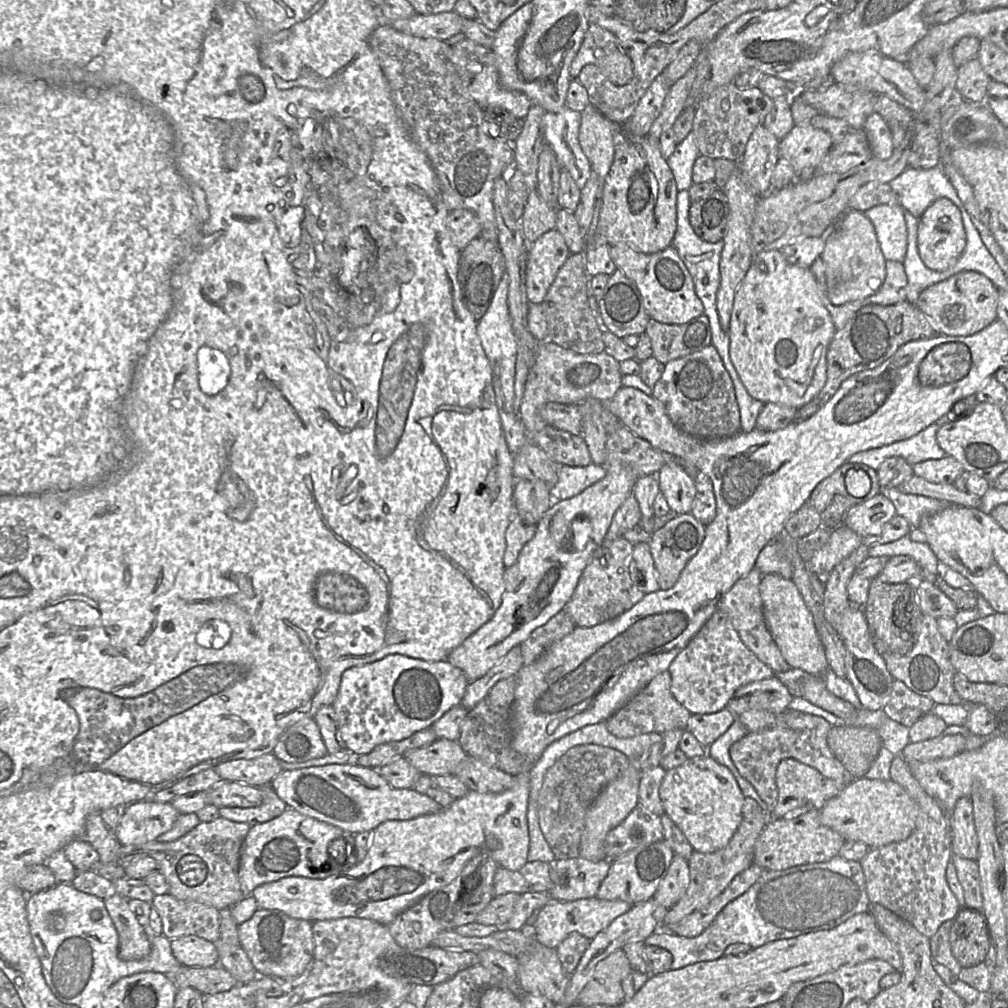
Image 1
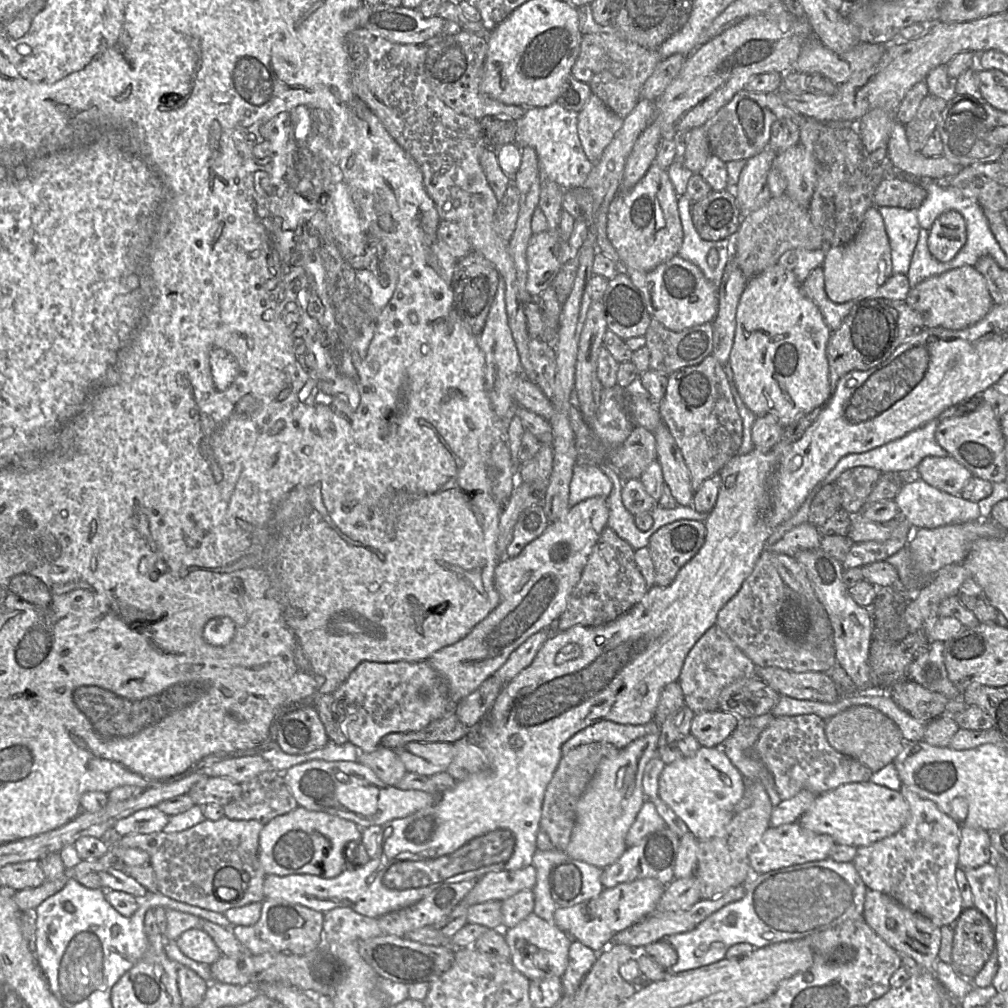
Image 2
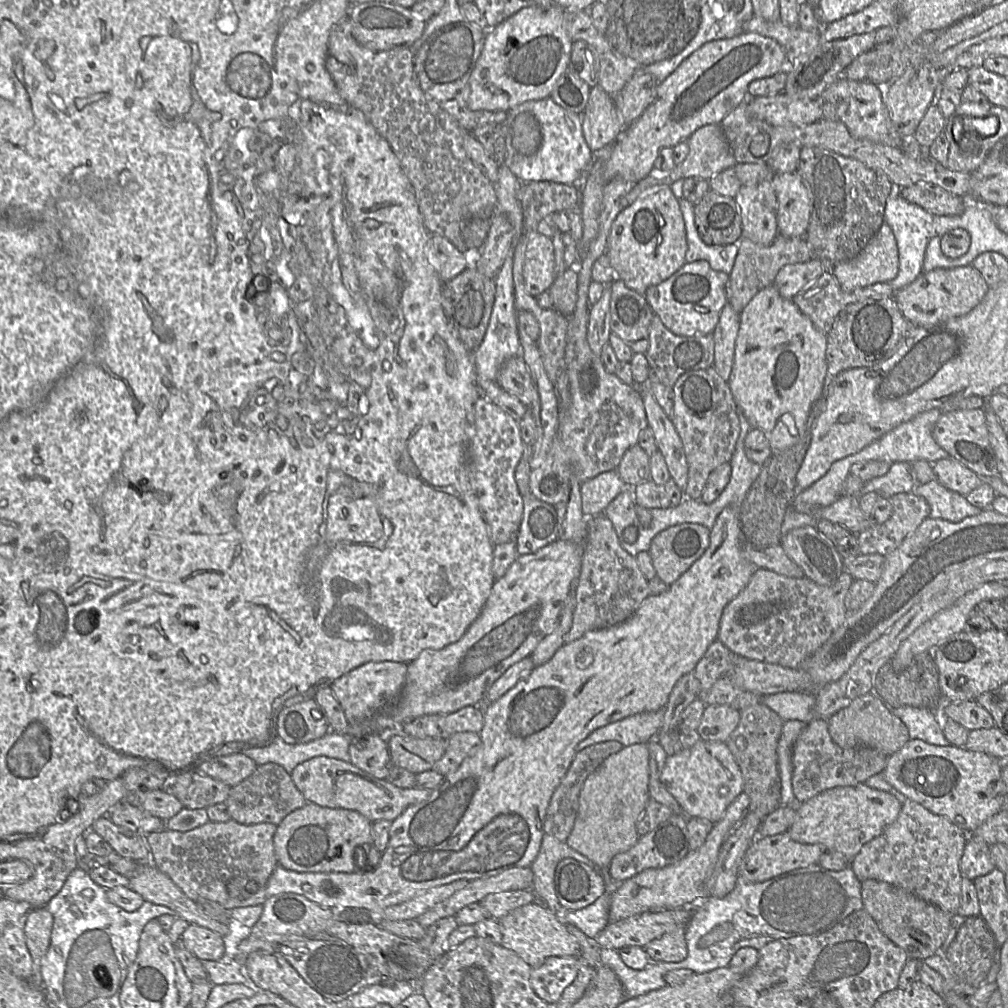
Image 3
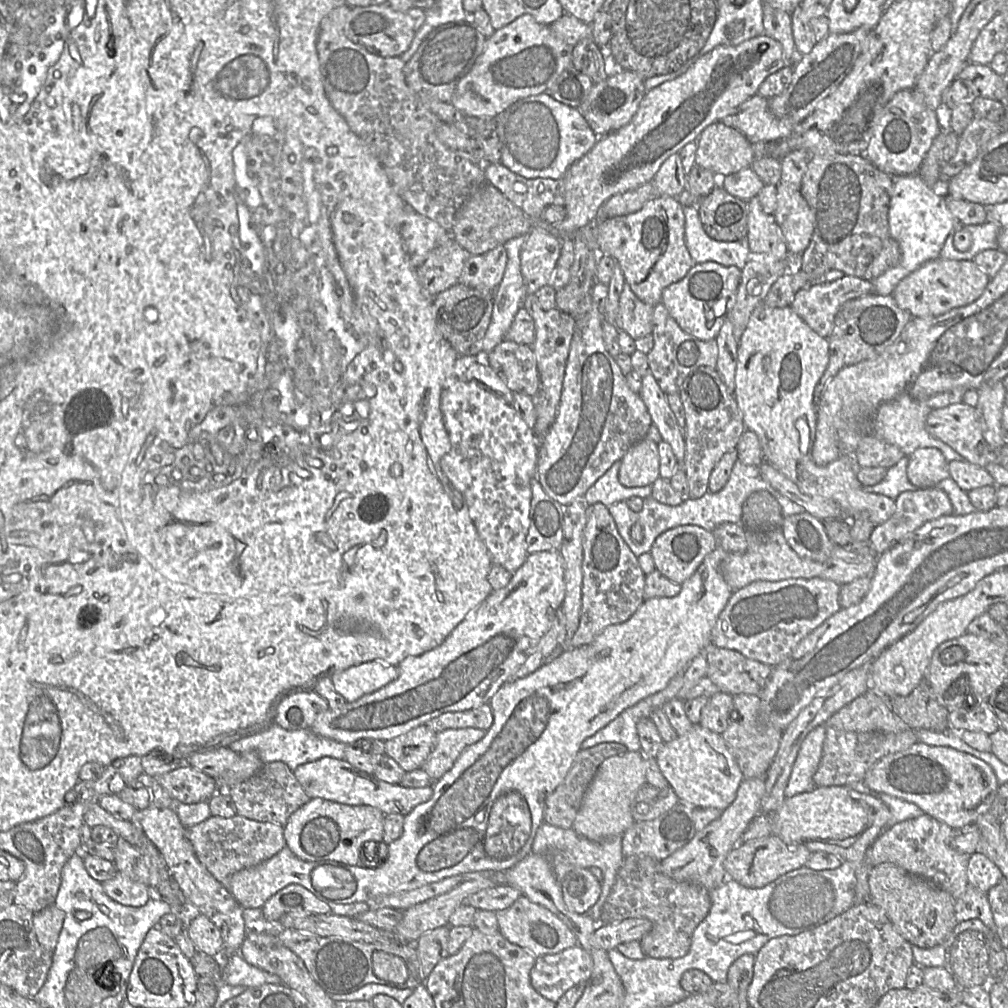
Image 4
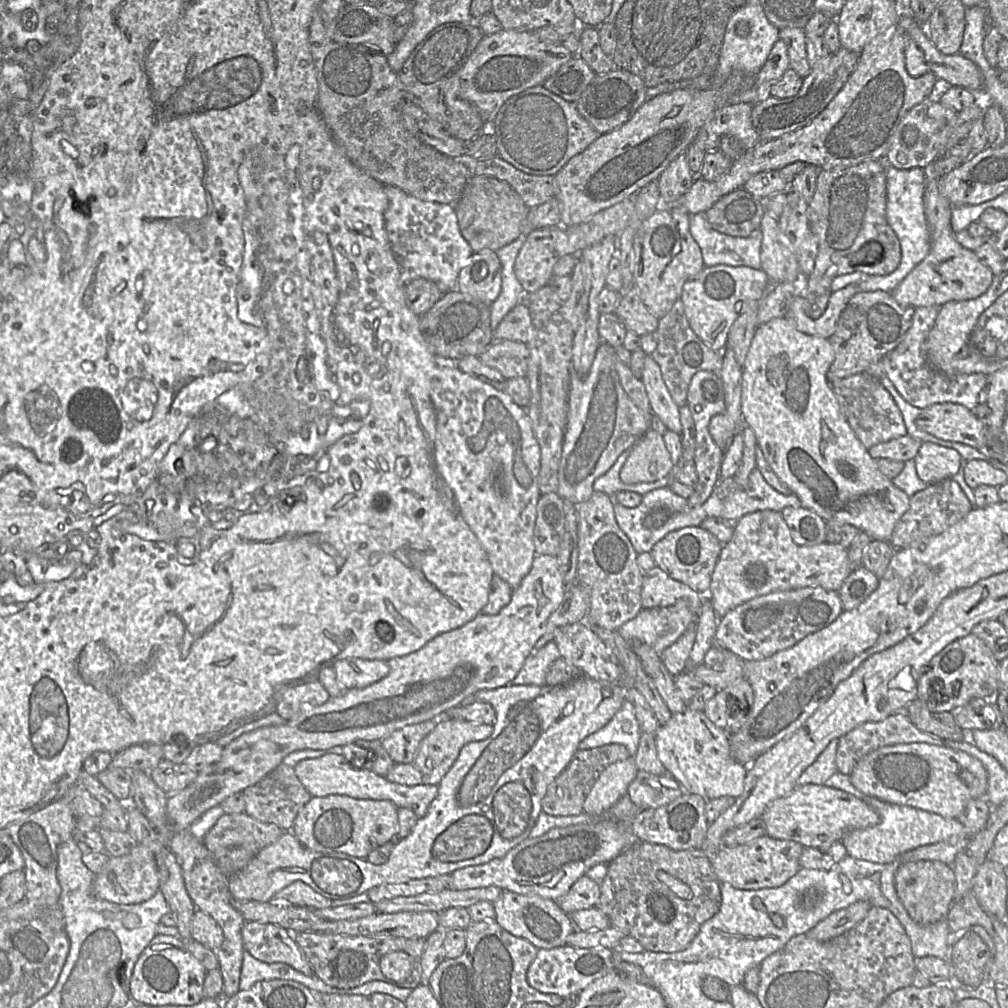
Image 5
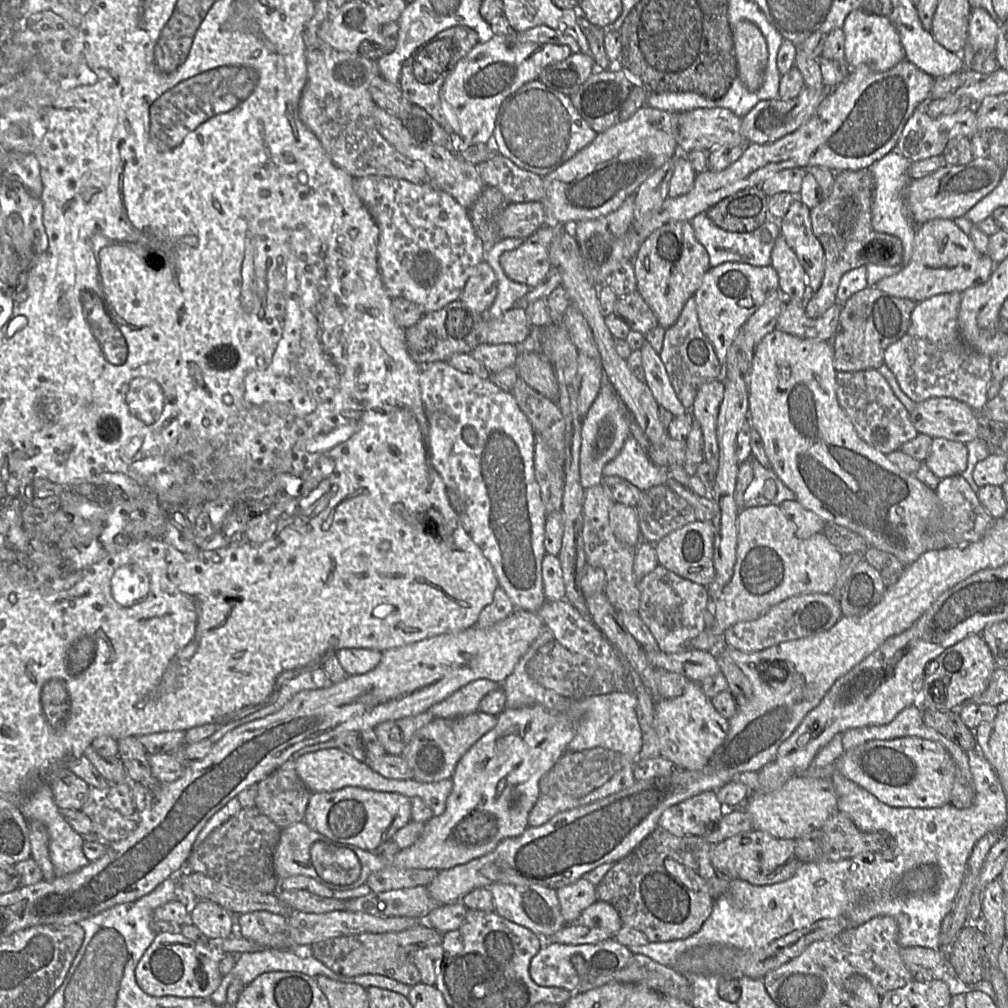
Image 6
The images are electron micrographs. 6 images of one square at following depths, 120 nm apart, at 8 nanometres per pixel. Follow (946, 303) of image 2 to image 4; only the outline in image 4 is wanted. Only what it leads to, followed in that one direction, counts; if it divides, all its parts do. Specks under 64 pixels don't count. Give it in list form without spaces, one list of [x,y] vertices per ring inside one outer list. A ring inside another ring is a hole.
[[[938,257],[904,278],[892,296],[897,305],[914,318],[936,317],[976,301],[990,282],[990,277],[973,260],[948,260]]]

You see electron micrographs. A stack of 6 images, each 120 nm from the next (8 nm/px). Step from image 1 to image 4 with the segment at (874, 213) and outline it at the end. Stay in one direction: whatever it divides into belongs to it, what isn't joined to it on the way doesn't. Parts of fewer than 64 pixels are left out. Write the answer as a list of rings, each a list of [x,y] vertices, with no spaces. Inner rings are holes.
[[[918,173],[891,177],[893,180],[893,195],[890,200],[888,222],[890,237],[898,242],[901,251],[901,259],[896,267],[888,269],[878,278],[872,280],[875,286],[875,294],[881,296],[892,295],[896,286],[904,278],[912,274],[923,264],[937,259],[947,237],[953,230],[956,230],[959,225],[959,221],[947,207],[944,193],[939,189],[933,189],[927,186]]]

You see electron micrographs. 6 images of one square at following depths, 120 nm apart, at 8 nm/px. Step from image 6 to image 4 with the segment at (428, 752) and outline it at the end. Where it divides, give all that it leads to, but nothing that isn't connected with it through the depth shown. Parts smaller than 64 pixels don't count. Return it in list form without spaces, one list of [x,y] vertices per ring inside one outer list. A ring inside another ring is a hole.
[[[478,728],[446,729],[436,734],[436,742],[422,769],[435,781],[454,765],[461,752],[481,740],[486,731]]]

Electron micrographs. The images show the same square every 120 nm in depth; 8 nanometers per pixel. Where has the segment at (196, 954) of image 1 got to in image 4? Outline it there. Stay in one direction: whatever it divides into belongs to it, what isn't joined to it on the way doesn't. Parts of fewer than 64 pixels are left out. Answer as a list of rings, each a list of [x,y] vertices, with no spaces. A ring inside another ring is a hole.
[[[195,914],[188,925],[188,934],[197,951],[212,957],[222,953],[221,932],[206,916]]]

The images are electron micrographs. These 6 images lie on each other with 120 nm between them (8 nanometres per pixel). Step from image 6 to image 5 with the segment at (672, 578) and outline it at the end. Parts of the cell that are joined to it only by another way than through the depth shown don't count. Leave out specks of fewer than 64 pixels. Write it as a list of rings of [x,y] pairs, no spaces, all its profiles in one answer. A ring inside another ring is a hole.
[[[656,565],[644,573],[641,591],[642,609],[669,607],[679,599],[686,599],[696,613],[697,619],[703,602],[702,595],[705,600],[707,593],[699,594],[691,587],[673,580]],[[694,622],[676,642],[667,647],[660,655],[672,677],[687,671],[688,659],[696,638],[696,632],[697,625]]]

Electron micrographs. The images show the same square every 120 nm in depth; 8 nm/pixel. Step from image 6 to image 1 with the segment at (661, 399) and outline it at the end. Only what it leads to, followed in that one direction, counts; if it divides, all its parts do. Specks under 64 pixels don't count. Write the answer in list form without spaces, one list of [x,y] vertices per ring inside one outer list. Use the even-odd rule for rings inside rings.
[[[677,459],[660,469],[658,480],[660,493],[664,495],[671,511],[679,515],[691,512],[696,495],[695,481]]]

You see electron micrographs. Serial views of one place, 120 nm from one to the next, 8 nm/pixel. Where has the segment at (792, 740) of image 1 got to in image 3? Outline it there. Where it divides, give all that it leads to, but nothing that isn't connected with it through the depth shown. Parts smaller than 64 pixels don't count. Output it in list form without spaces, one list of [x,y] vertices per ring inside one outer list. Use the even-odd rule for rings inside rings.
[[[815,718],[806,724],[797,737],[792,755],[792,788],[797,804],[824,790],[839,786],[854,786],[882,773],[890,756],[876,749],[857,746],[842,748],[831,738],[826,719]]]

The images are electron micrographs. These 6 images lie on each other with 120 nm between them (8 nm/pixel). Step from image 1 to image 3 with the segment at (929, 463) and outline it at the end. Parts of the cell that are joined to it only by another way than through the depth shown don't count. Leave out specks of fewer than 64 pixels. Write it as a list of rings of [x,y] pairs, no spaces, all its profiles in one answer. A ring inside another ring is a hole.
[[[953,458],[934,462],[933,471],[940,484],[962,496],[967,496],[984,482],[984,479]]]

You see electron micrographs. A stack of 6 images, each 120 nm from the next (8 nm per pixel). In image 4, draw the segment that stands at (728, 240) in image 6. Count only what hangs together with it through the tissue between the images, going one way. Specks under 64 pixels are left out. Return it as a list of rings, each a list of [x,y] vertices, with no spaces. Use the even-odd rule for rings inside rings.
[[[684,205],[685,243],[695,262],[716,262],[722,266],[742,269],[750,255],[746,238],[734,242],[711,239],[704,231],[696,205]]]

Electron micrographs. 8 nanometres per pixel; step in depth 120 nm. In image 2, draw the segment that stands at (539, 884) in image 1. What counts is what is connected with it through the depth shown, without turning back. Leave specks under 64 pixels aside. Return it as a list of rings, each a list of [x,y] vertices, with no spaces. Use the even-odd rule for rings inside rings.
[[[533,865],[518,870],[489,872],[477,880],[475,887],[460,903],[468,906],[503,901],[523,890],[532,890],[536,884],[536,869]]]

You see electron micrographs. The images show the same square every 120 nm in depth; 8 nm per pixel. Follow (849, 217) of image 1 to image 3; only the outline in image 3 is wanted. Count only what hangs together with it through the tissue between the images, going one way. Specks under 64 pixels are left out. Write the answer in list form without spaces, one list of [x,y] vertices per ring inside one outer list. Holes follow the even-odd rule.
[[[884,221],[879,231],[854,259],[832,266],[831,273],[841,288],[852,291],[876,283],[889,283],[899,271],[897,242]]]

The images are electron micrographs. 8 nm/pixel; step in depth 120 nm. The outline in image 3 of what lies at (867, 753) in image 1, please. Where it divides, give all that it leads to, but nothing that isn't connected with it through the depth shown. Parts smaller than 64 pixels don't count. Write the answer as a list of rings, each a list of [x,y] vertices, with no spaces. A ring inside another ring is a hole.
[[[875,693],[855,699],[826,720],[832,740],[842,748],[866,746],[891,756],[910,740],[906,725]]]

